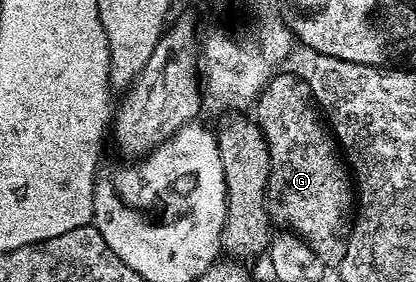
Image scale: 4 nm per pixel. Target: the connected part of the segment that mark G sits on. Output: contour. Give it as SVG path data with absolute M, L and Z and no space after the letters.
M281 70L267 82L261 95L257 97L255 103L255 121L258 127L261 128L263 138L266 139L267 150L270 151L269 174L268 174L268 190L266 192L266 208L269 211L269 217L274 223L286 224L295 234L297 234L304 242L306 242L320 260L327 266L339 266L345 254L347 254L347 242L350 234L353 231L353 221L355 219L355 188L353 179L348 167L348 163L339 151L339 145L330 129L327 127L326 121L323 119L322 113L319 111L317 101L313 99L313 91L309 85L308 79L304 75L296 76L293 72Z

